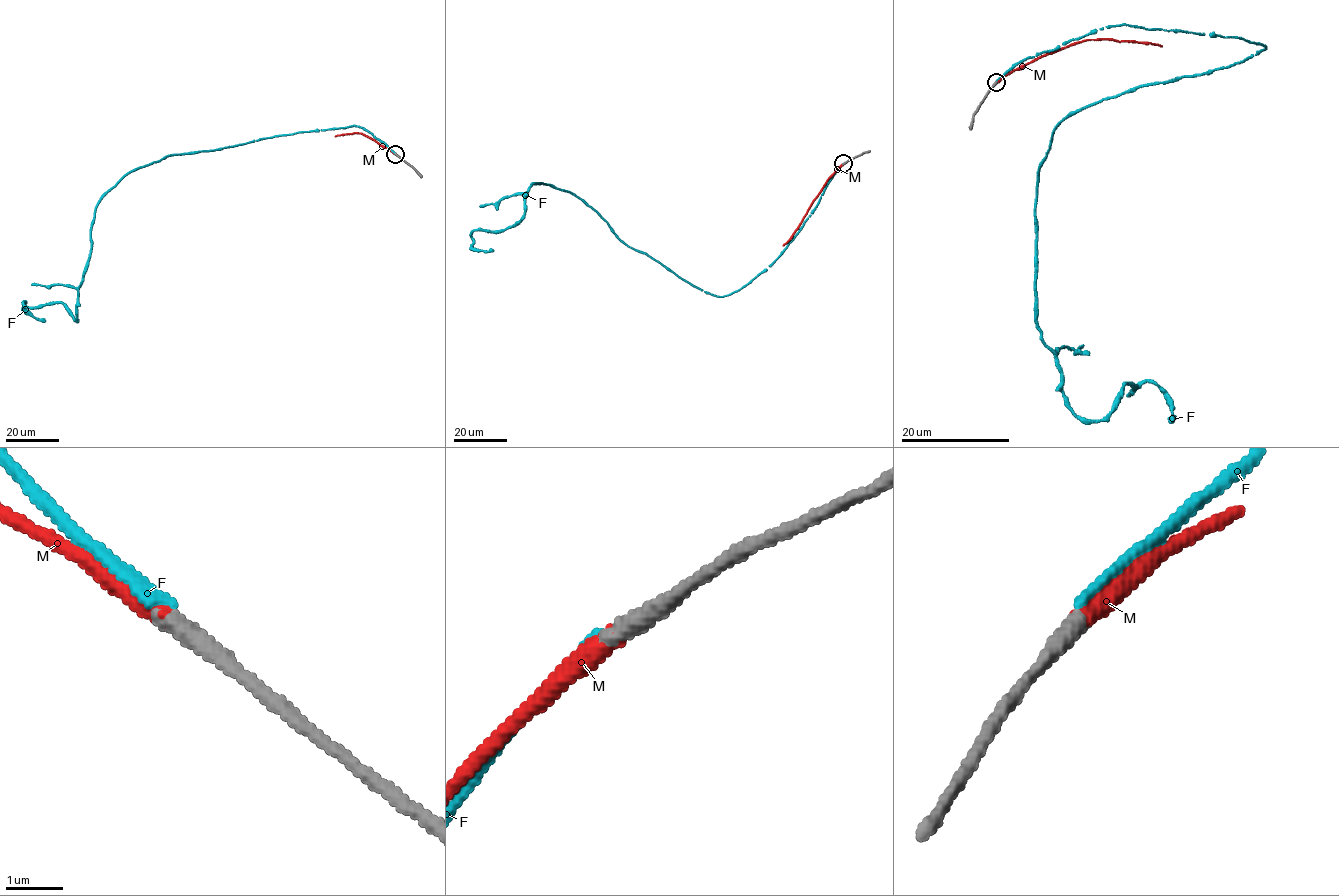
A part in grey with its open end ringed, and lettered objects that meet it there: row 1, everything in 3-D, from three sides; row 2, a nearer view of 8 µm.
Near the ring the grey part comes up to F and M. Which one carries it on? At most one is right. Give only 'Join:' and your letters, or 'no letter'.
Join: M

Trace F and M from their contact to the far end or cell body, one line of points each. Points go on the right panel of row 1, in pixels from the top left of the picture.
F: (995, 82), (1103, 27), (1265, 46), (1070, 113), (1037, 172), (1065, 405), (1101, 420), (1155, 383), (1171, 421)
M: (995, 83), (1028, 63), (1086, 40), (1115, 40), (1161, 46)

